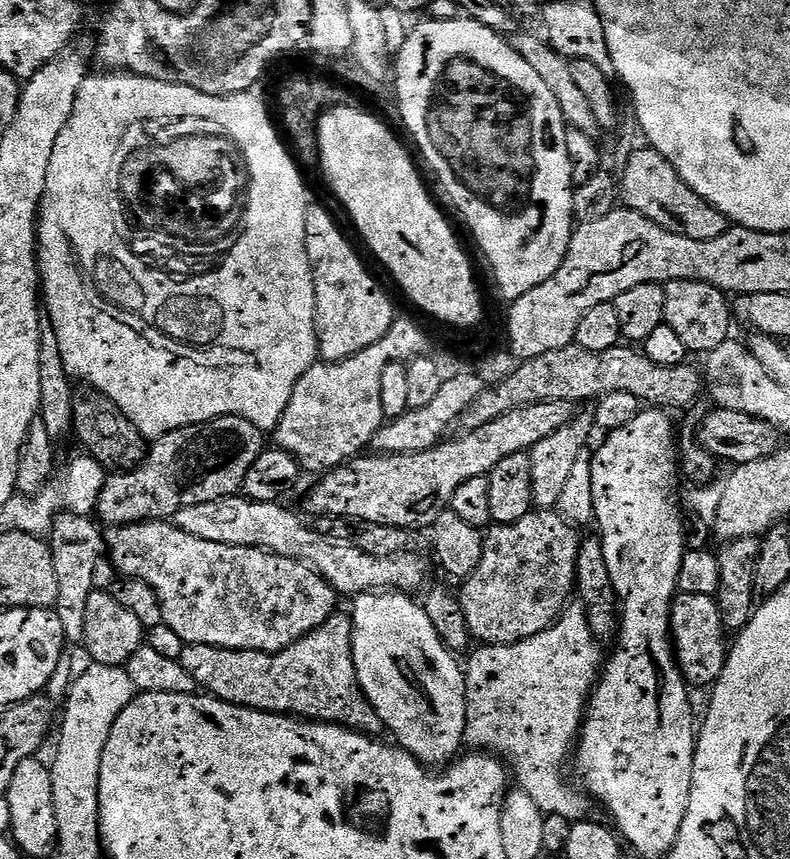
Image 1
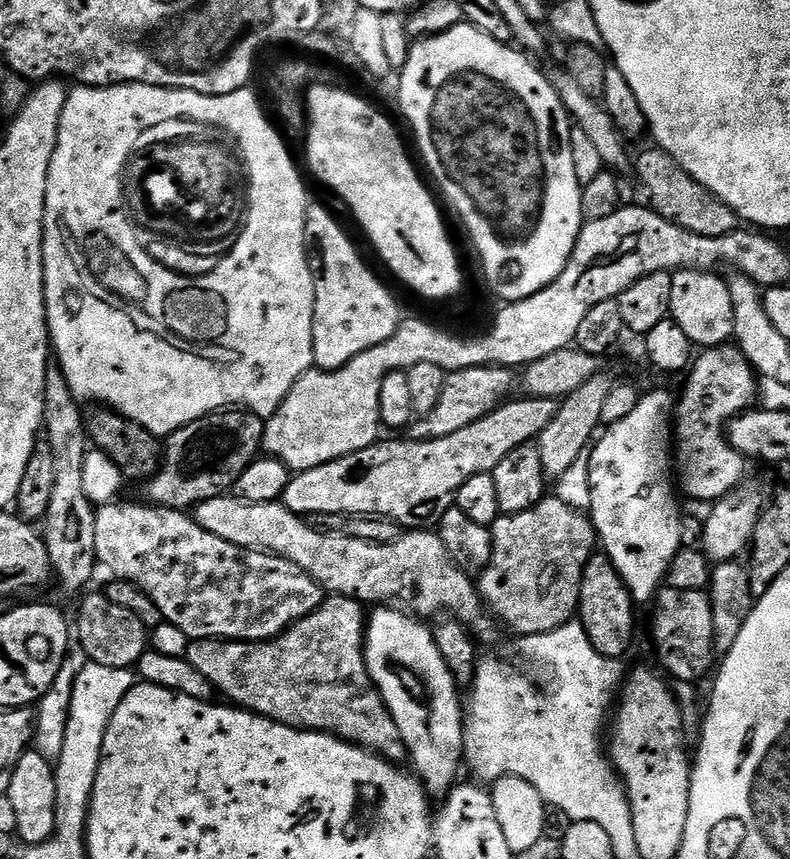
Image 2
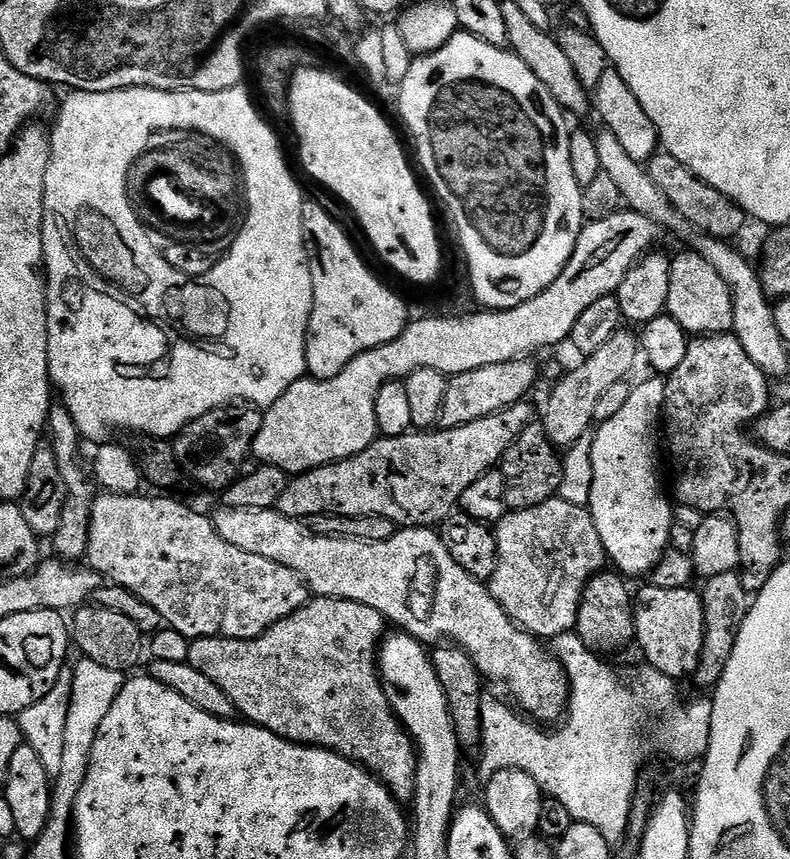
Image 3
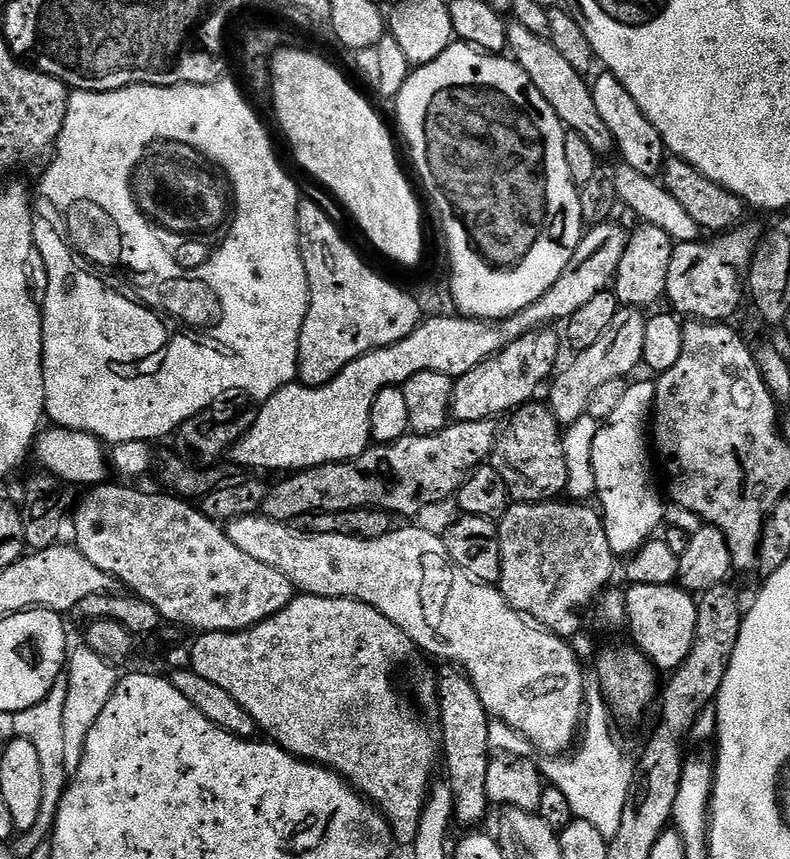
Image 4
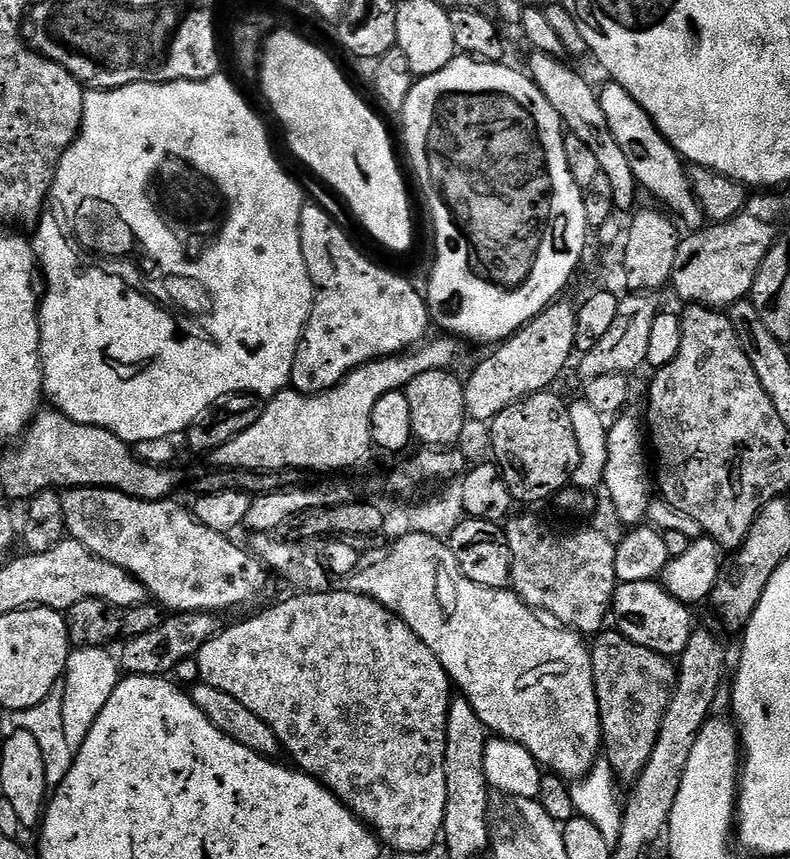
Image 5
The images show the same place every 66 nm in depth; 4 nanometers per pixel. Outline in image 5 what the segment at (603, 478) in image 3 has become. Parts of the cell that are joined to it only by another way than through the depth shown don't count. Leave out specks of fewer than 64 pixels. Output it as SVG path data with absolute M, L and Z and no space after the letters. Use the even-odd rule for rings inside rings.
M621 414L611 421L602 488L603 491L608 491L608 496L616 507L617 518L624 524L630 524L626 526L636 526L647 517L649 505L654 500L654 480L650 475L650 456L646 451L645 429L641 421L639 424L634 417L628 415ZM644 448L646 453L644 453Z

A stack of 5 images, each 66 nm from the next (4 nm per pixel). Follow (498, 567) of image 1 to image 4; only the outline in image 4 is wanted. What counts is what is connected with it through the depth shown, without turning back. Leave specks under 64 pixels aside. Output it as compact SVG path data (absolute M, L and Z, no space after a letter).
M564 502L509 503L506 514L498 521L502 546L502 574L498 587L515 612L524 613L557 636L573 638L584 628L584 615L589 615L605 589L613 583L618 557L614 550L610 550L604 517L595 507L584 502L560 503Z

